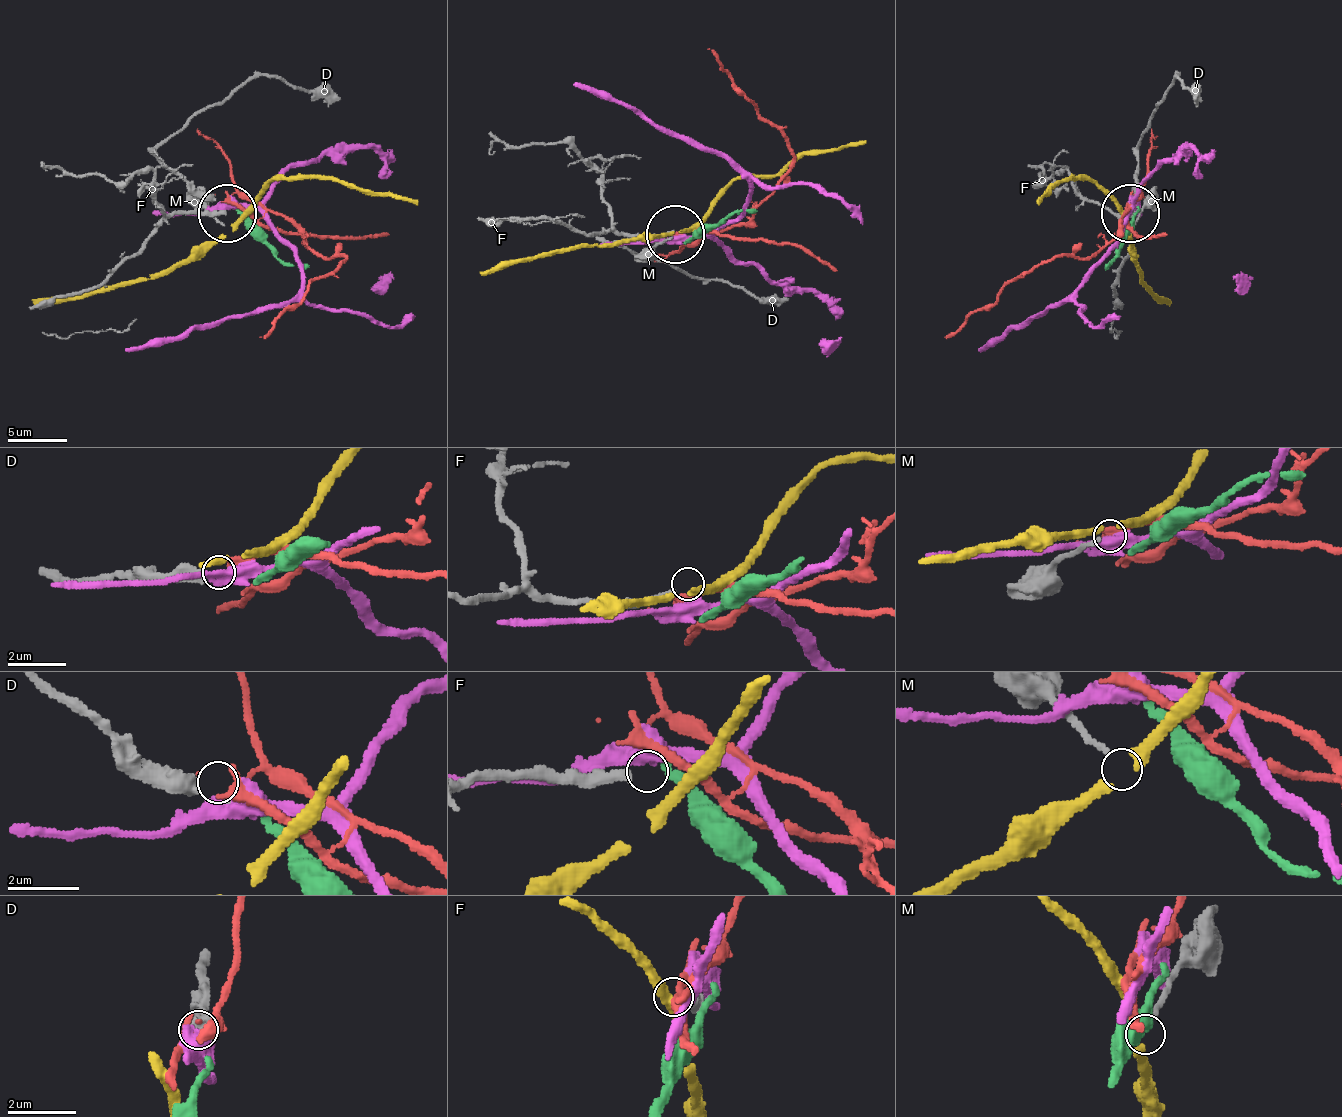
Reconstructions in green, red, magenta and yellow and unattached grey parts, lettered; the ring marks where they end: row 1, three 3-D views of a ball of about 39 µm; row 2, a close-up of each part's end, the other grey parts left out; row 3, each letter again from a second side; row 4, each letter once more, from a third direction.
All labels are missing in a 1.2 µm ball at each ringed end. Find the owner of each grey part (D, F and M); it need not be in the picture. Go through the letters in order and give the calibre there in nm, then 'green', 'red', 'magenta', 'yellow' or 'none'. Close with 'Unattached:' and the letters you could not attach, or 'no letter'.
D: calibre 480 nm; red
F: calibre 260 nm; none
M: calibre 150 nm; yellow
Unattached: F

